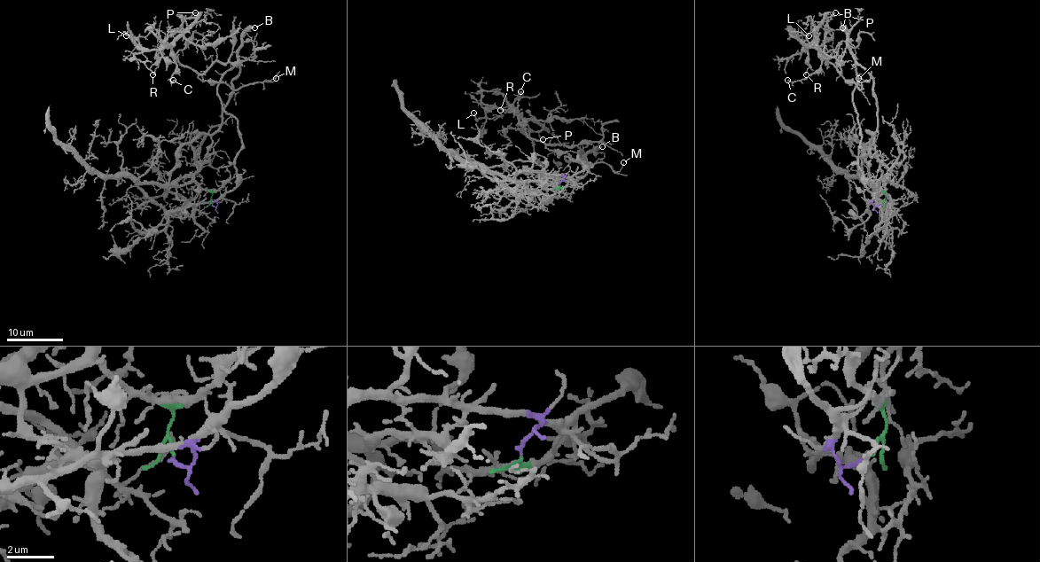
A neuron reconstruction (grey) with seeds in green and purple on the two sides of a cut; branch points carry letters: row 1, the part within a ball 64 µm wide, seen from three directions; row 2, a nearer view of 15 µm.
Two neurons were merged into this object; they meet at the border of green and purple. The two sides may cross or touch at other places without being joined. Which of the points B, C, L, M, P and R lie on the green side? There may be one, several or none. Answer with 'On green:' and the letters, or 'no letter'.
On green: no letter

